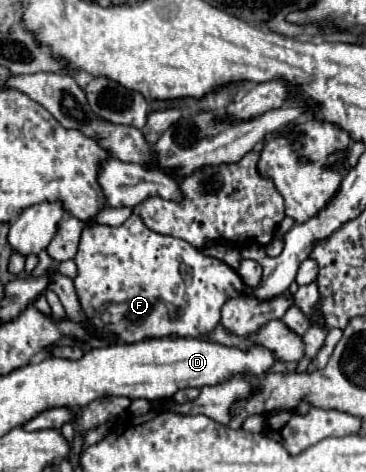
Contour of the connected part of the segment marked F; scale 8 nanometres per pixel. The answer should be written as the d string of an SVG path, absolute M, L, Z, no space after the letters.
M137 215L119 227L85 229L75 263L81 307L95 333L109 343L169 335L203 337L219 323L223 303L245 291L245 283L229 265L203 255L183 239L153 233Z

